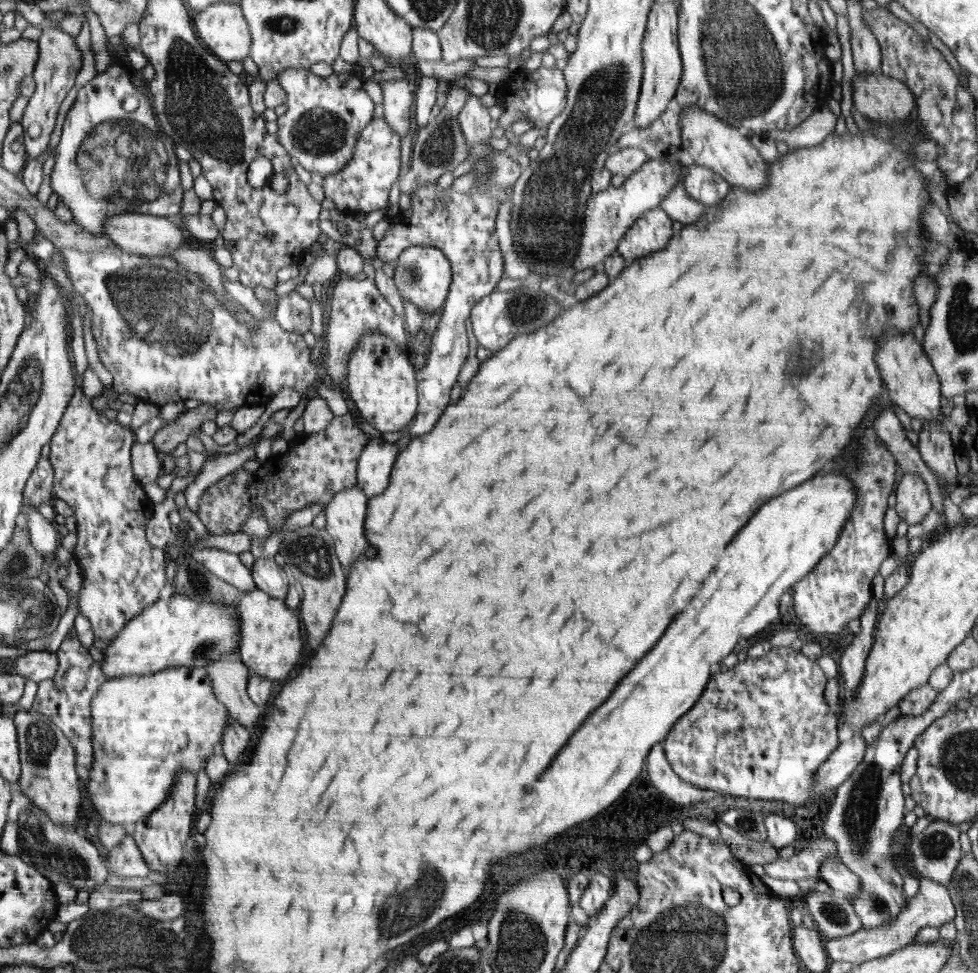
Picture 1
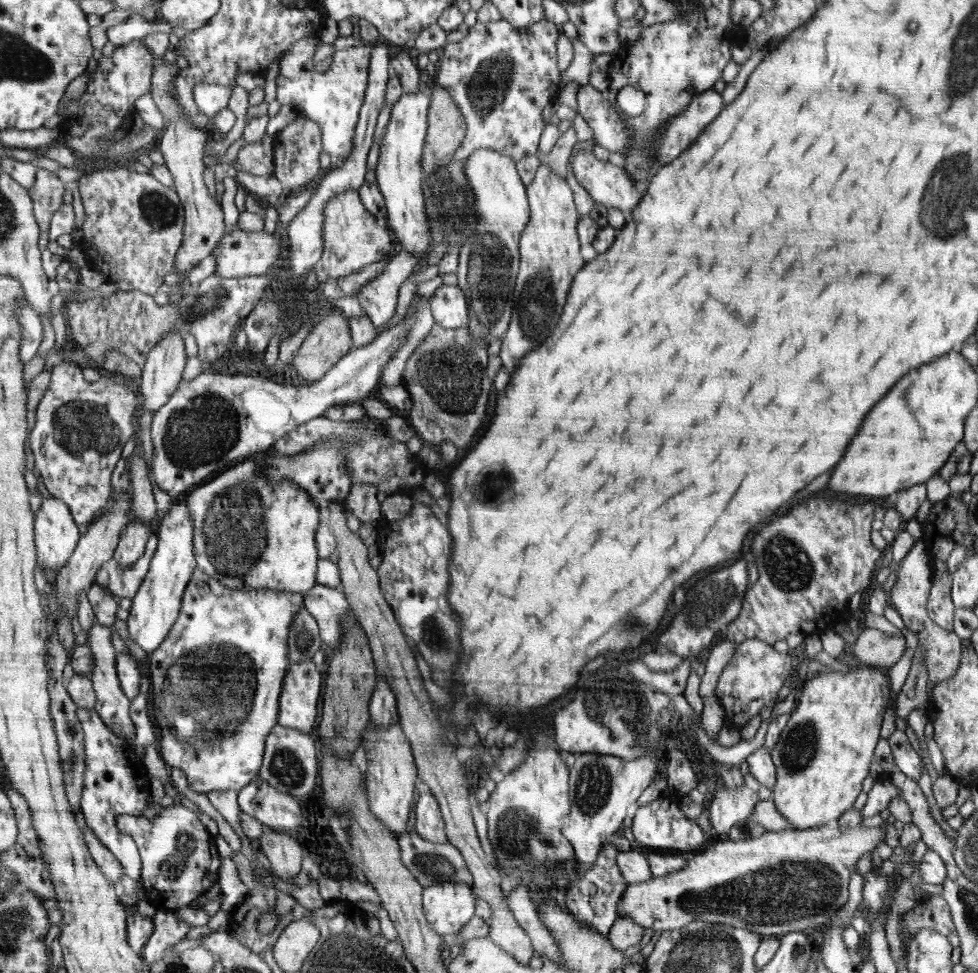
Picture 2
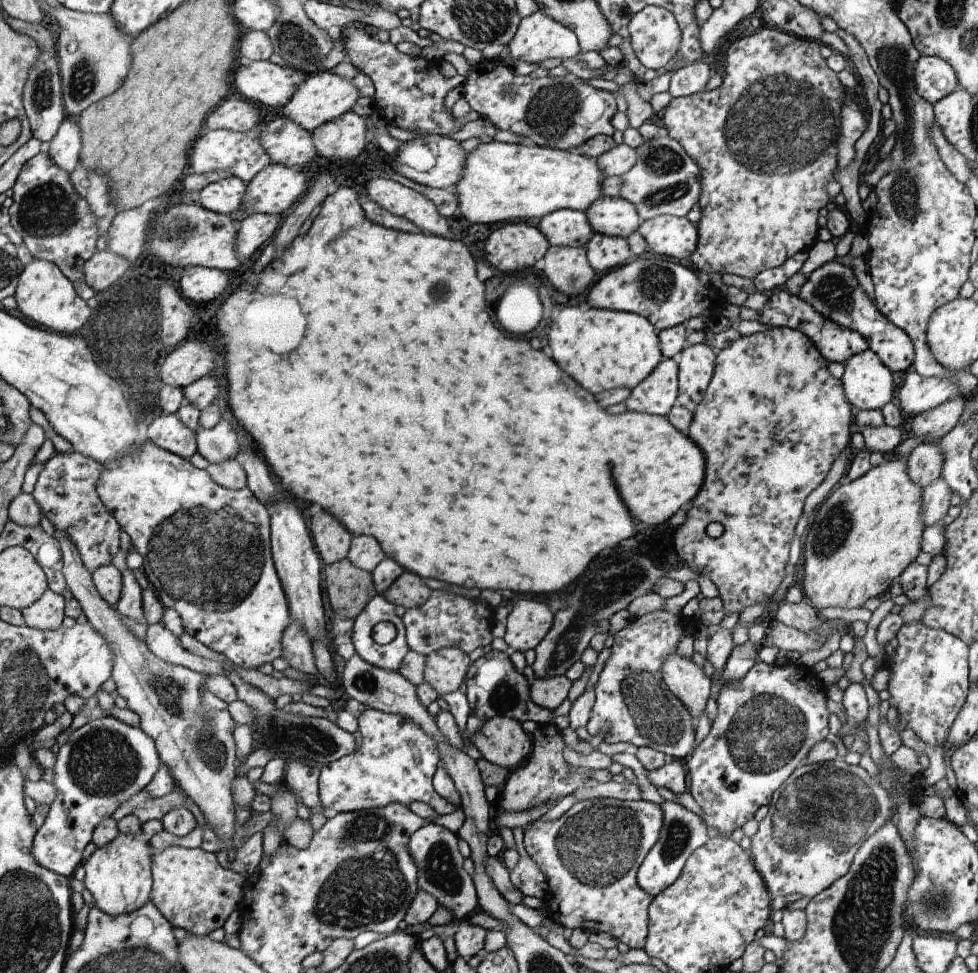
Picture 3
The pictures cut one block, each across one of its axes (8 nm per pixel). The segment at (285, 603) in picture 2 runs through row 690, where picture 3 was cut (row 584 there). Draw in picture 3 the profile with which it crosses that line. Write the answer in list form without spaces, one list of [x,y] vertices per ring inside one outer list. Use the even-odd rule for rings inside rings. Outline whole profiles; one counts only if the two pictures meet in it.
[[[147,440],[146,444],[130,450],[128,454],[122,454],[120,458],[106,462],[101,469],[102,478],[98,478],[97,482],[97,493],[102,494],[101,501],[106,502],[106,506],[110,506],[110,510],[114,510],[114,518],[118,518],[118,522],[122,522],[122,530],[125,530],[126,534],[130,536],[136,553],[140,553],[140,556],[144,558],[142,572],[146,575],[163,607],[178,612],[184,631],[210,650],[224,654],[230,662],[240,668],[259,670],[260,666],[272,664],[273,660],[280,658],[282,656],[282,638],[292,621],[288,600],[282,589],[271,554],[270,515],[266,505],[257,498],[257,495],[248,488],[228,490],[226,487],[220,486],[214,482],[212,475],[206,469],[194,467],[188,459],[164,450],[150,440]]]

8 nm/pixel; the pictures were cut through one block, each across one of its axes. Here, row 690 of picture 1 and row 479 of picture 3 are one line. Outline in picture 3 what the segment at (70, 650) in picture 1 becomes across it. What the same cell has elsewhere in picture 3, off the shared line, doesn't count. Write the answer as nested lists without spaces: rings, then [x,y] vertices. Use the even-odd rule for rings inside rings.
[[[80,452],[53,453],[38,477],[35,488],[31,493],[41,506],[45,517],[58,528],[68,534],[68,538],[76,544],[82,562],[90,573],[100,566],[108,566],[112,556],[120,550],[120,524],[108,510],[97,493],[98,476],[101,463],[88,458]]]

